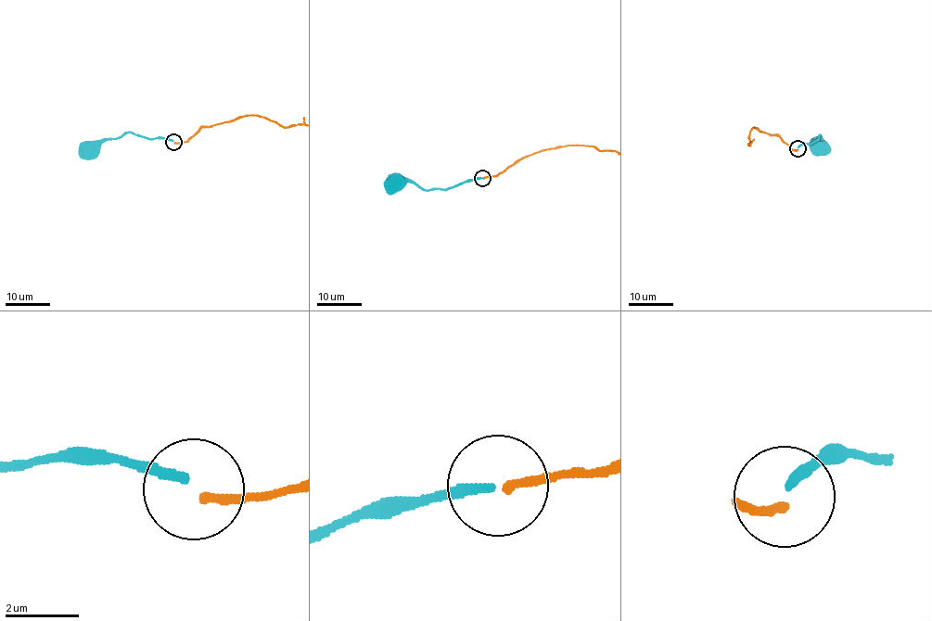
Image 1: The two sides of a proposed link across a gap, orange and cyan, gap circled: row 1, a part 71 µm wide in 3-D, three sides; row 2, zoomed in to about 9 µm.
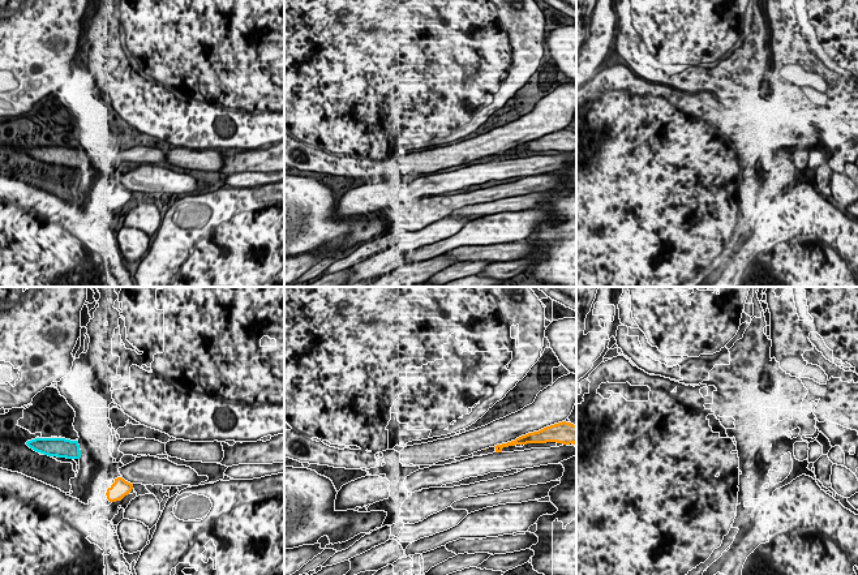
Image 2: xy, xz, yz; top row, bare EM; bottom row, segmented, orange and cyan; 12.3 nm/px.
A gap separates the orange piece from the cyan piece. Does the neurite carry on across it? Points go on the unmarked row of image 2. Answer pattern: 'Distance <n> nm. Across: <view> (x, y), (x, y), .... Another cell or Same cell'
Distance 500 nm. Across: xy (115, 187), (80, 164). Another cell

